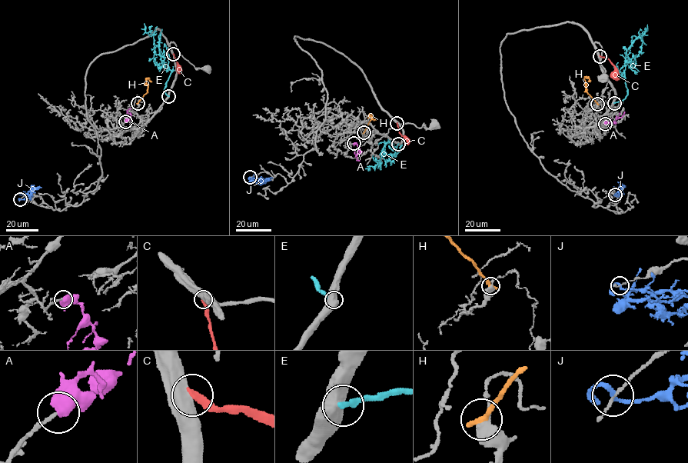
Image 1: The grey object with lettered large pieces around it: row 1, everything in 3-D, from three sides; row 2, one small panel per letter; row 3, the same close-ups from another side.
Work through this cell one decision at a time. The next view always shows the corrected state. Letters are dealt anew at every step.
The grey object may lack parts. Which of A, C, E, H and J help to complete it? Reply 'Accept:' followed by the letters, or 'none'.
Accept: A

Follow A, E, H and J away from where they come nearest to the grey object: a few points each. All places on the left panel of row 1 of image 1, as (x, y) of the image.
A: (125, 122), (131, 117), (127, 114), (130, 108)
E: (168, 96), (164, 88), (171, 71), (157, 66), (154, 56), (153, 35), (149, 31), (145, 31), (144, 23)
H: (137, 103), (147, 91), (146, 79), (151, 81)
J: (20, 199), (29, 195), (25, 194), (31, 193), (34, 185), (31, 185)

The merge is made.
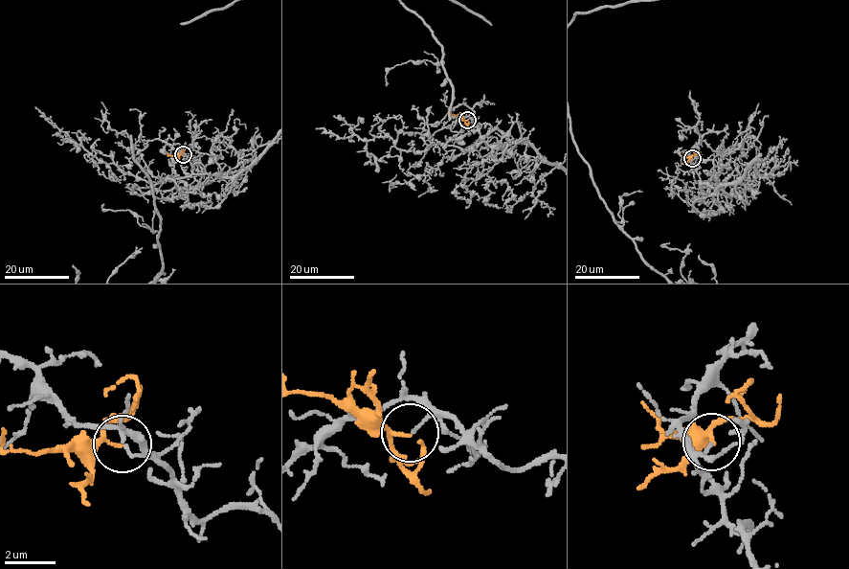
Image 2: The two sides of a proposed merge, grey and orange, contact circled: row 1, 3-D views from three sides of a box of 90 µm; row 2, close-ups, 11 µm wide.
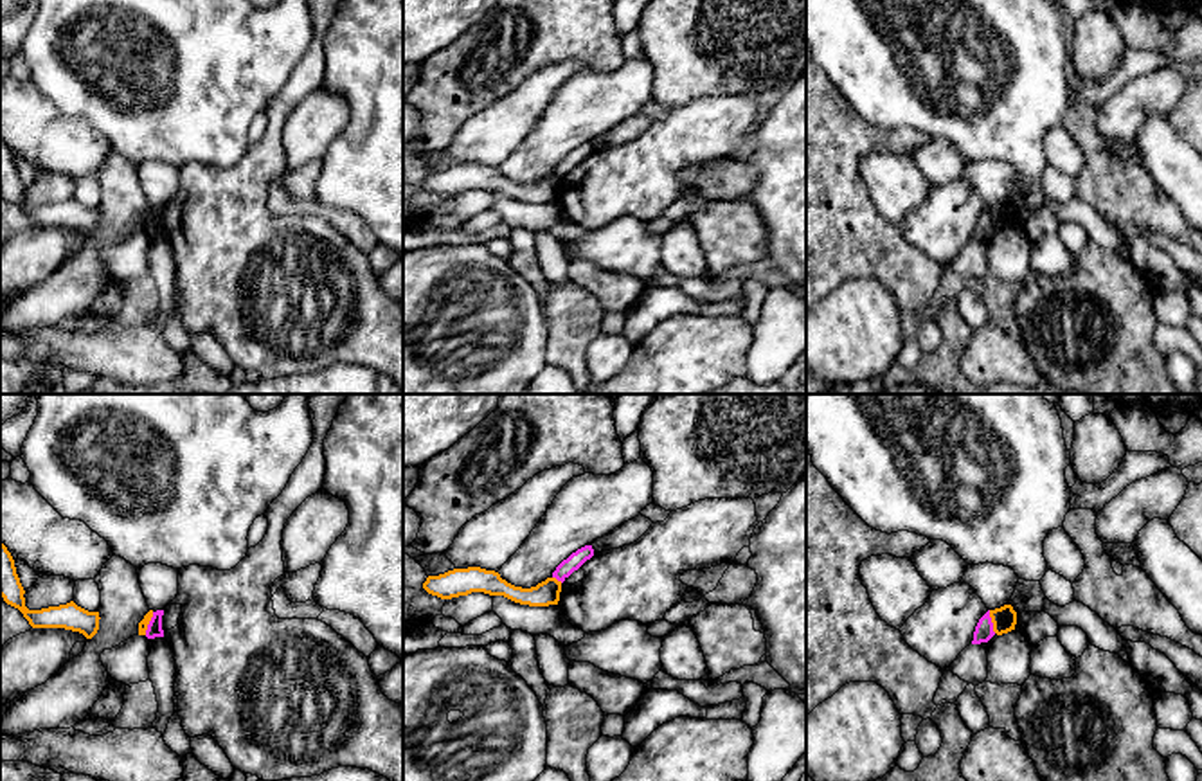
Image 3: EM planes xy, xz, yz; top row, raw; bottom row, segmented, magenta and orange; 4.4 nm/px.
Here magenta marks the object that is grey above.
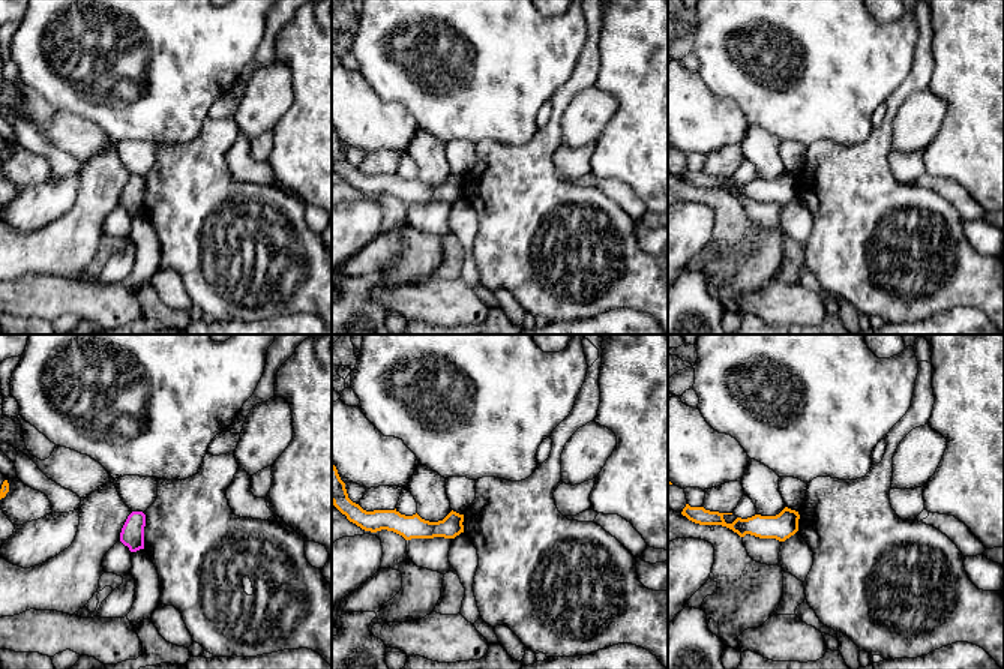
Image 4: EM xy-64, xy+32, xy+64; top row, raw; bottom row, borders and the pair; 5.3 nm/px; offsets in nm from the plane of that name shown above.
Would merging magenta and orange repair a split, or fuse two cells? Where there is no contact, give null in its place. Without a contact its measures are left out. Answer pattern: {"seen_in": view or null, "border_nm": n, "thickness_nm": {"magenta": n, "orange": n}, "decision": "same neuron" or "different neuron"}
{"seen_in": "xy", "border_nm": 110, "thickness_nm": {"magenta": 70, "orange": 50}, "decision": "different neuron"}

